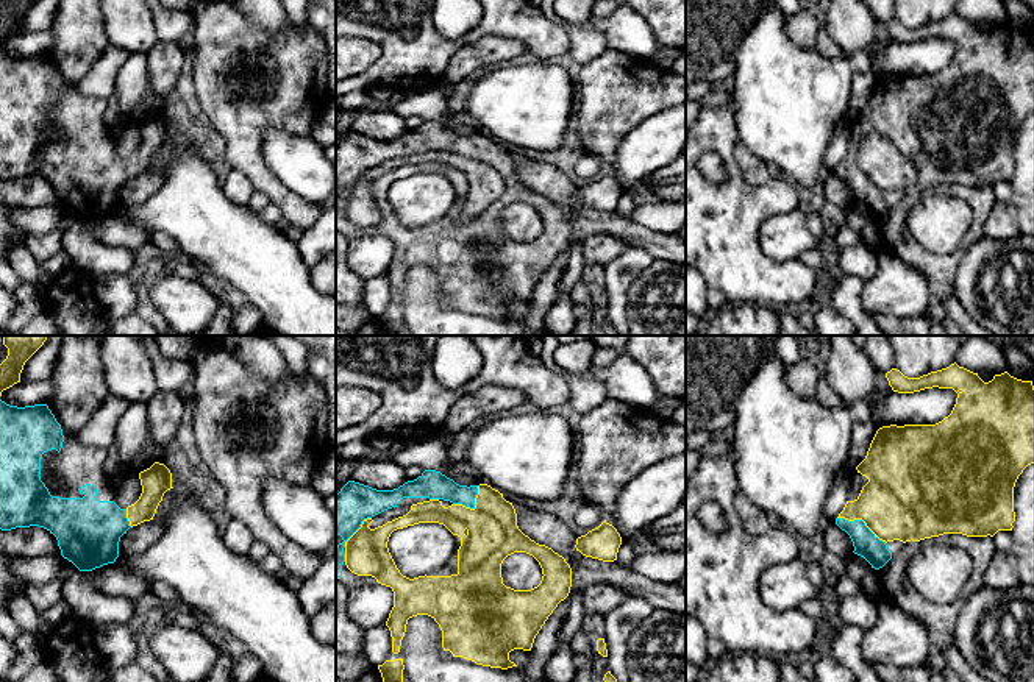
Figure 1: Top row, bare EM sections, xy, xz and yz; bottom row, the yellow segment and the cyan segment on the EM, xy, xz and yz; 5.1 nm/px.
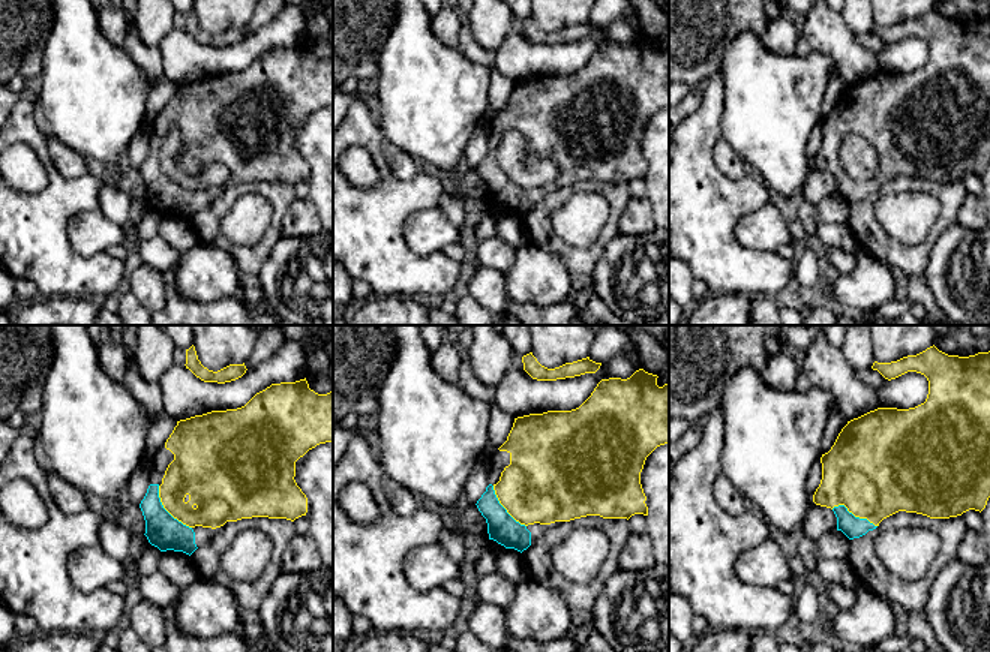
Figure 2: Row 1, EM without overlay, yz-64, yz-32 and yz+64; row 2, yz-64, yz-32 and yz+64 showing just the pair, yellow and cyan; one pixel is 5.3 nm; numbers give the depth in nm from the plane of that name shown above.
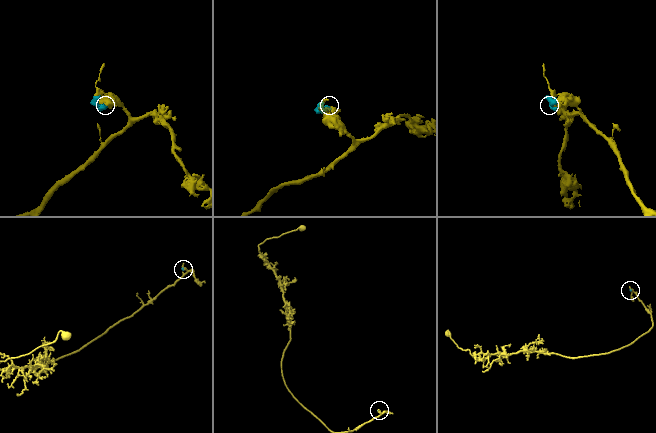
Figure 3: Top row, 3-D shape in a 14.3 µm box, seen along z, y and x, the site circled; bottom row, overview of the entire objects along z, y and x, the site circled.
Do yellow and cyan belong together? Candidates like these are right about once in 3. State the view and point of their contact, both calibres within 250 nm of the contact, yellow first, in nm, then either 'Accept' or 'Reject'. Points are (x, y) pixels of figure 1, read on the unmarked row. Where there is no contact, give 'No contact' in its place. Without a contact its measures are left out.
Touches yellow at yz (862, 170). Thickness 420 nm (yellow) against 130 nm. Accept

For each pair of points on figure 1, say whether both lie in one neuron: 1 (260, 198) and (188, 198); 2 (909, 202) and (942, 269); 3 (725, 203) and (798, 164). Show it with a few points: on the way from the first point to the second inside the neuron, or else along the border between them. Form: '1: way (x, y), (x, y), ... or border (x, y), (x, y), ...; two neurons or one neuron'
1: border (247, 205), (256, 213); two neurons
2: way (900, 220), (900, 236), (923, 259); one neuron
3: border (783, 175), (797, 188); two neurons

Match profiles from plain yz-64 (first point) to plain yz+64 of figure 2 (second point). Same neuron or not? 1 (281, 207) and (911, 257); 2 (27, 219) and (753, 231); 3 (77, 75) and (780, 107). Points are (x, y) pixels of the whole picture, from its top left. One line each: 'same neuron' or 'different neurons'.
1: same neuron
2: different neurons
3: same neuron

